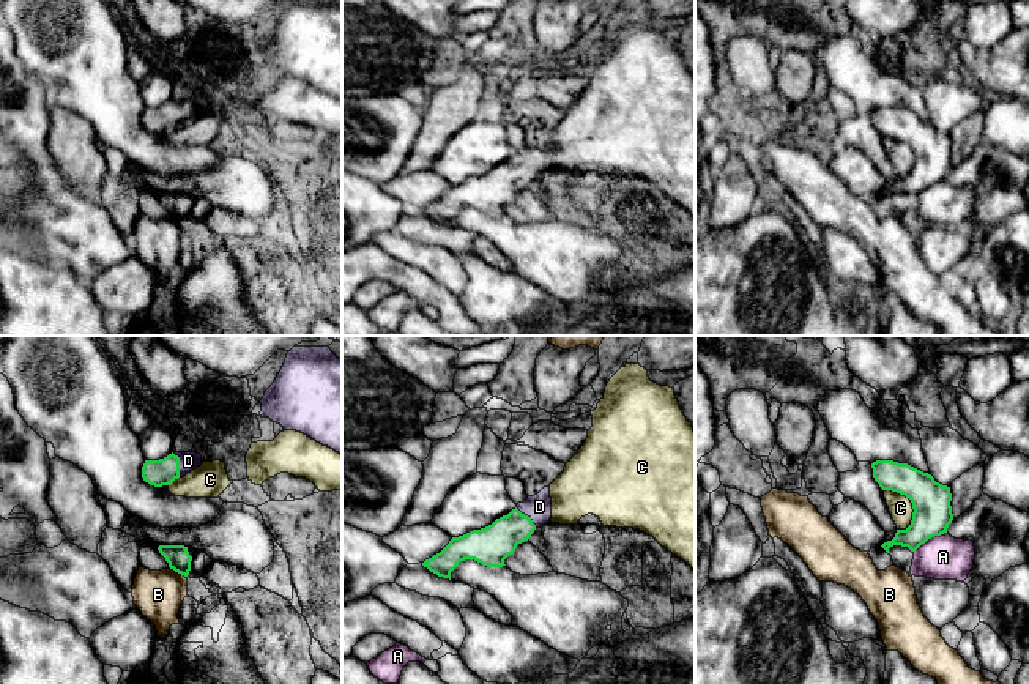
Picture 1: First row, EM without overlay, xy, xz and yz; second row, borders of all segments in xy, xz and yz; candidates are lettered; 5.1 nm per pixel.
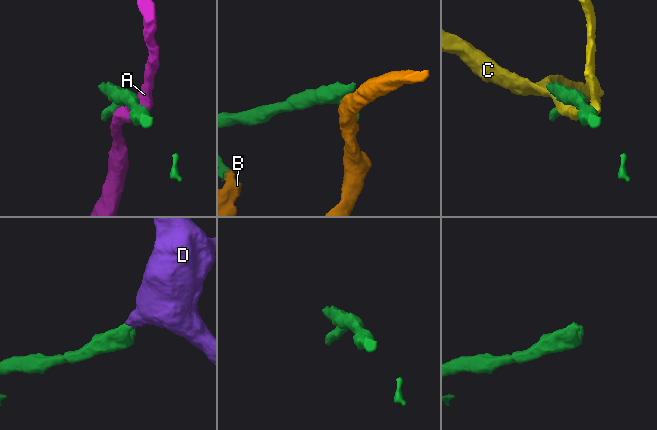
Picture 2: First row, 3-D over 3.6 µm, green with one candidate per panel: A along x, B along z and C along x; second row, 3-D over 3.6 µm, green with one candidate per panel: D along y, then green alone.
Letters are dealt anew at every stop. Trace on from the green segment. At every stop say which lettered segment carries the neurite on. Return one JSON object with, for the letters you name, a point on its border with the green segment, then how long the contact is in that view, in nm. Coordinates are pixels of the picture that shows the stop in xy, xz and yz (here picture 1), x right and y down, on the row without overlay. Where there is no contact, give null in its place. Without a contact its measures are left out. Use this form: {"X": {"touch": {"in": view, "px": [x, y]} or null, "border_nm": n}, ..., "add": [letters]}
{"D": {"touch": {"in": "xy", "px": [178, 111]}, "border_nm": 130}, "add": ["D"]}

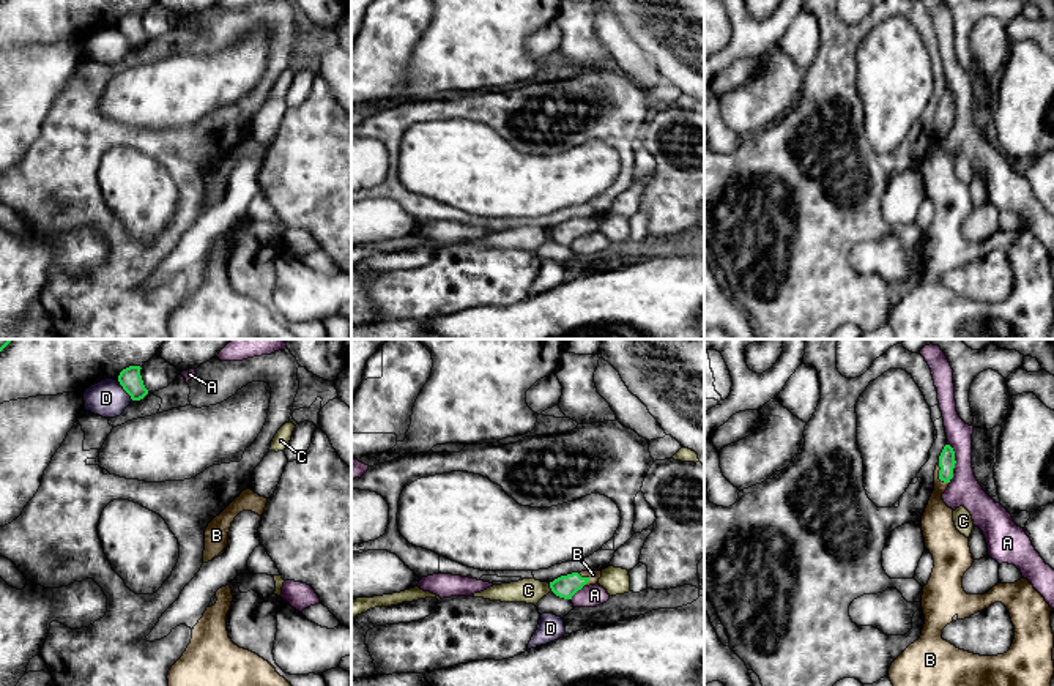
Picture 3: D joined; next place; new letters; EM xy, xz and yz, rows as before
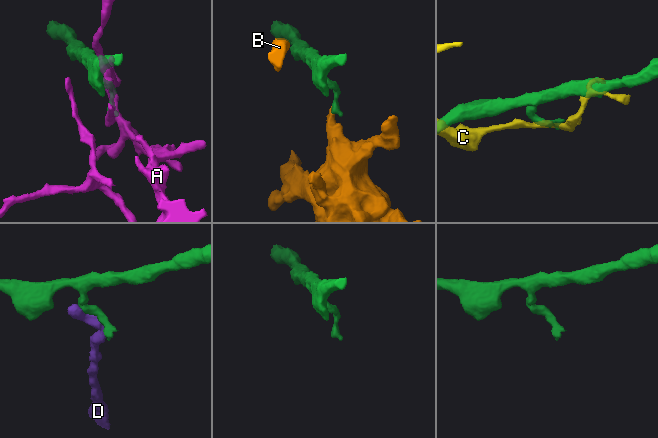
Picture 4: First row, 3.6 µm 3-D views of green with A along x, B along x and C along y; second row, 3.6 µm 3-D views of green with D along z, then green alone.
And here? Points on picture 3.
{"add": []}

